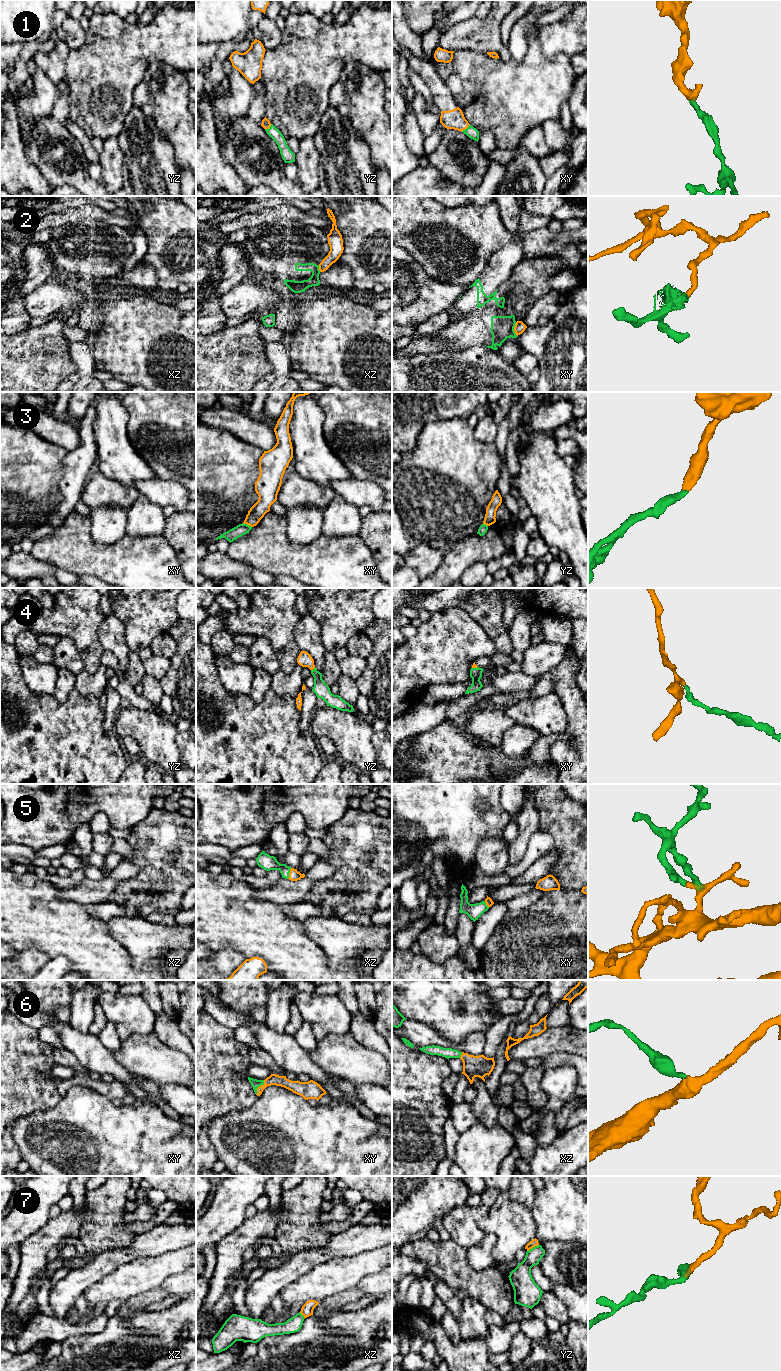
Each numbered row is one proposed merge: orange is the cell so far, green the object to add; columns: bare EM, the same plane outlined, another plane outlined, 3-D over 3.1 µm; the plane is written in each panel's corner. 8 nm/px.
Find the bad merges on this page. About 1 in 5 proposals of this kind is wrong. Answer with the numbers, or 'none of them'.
2, 7

